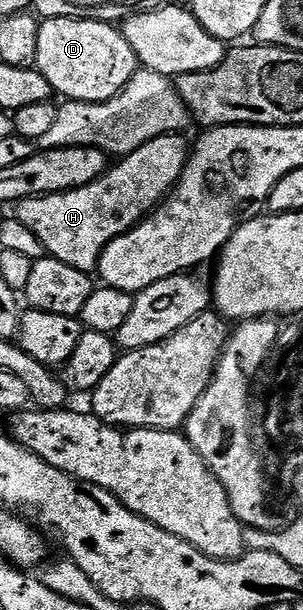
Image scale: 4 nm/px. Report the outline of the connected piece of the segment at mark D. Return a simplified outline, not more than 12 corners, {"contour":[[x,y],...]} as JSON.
{"contour":[[39,21],[35,69],[100,104],[138,70],[115,23]]}

